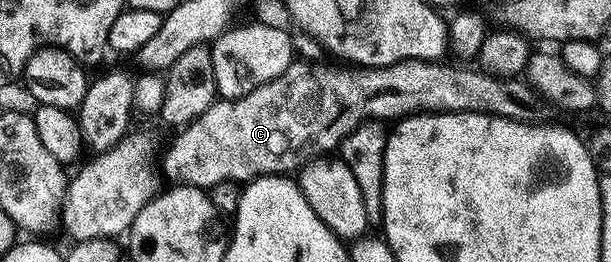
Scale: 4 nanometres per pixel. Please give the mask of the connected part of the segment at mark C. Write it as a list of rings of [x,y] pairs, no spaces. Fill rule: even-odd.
[[[411,59],[410,61],[402,61],[394,65],[386,65],[385,67],[358,67],[355,65],[341,65],[336,61],[328,61],[332,63],[300,63],[294,61],[285,69],[278,77],[274,77],[274,81],[270,81],[266,85],[262,85],[258,89],[254,89],[250,93],[246,93],[241,99],[222,99],[217,98],[215,103],[210,105],[210,109],[206,109],[206,113],[202,113],[199,119],[193,119],[179,132],[180,135],[171,145],[166,155],[166,169],[172,177],[171,182],[176,185],[186,187],[202,187],[211,189],[219,183],[229,183],[231,181],[251,181],[260,178],[261,175],[288,175],[289,173],[299,172],[305,163],[309,163],[311,159],[327,156],[329,153],[335,152],[340,146],[340,142],[350,133],[354,133],[354,129],[358,129],[362,124],[369,121],[399,121],[408,118],[409,115],[419,115],[421,113],[439,113],[441,111],[465,111],[466,113],[482,113],[483,115],[503,115],[506,119],[518,119],[528,121],[533,118],[532,115],[536,111],[536,103],[538,104],[538,96],[523,78],[514,79],[498,79],[492,75],[485,74],[484,71],[473,69],[468,65],[456,65],[460,67],[451,67],[448,61],[433,61],[430,59]]]

